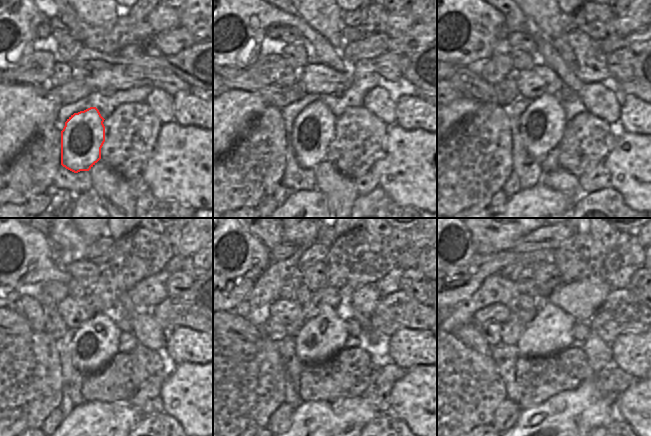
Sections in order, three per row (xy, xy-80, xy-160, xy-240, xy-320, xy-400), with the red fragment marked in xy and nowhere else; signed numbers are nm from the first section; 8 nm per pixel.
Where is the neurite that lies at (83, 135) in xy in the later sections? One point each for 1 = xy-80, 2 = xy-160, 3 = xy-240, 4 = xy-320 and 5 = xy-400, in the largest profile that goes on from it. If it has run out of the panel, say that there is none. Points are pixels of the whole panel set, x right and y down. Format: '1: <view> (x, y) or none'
1: xy-80 (314, 127)
2: xy-160 (542, 125)
3: xy-240 (96, 342)
4: xy-320 (321, 337)
5: xy-400 (551, 331)

